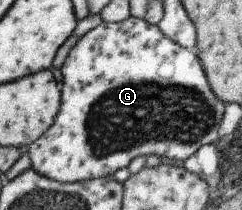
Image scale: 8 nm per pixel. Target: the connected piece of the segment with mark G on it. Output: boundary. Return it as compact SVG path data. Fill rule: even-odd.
M128 17L122 22L117 23L101 22L99 26L95 26L95 28L89 30L89 32L83 34L78 39L60 68L61 78L63 80L61 80L61 106L59 106L59 112L53 118L51 126L37 140L33 140L24 149L27 158L29 158L30 168L33 168L33 172L37 172L37 174L41 174L41 176L45 176L49 180L72 184L73 182L82 182L91 178L113 175L117 170L127 167L131 160L137 156L147 157L149 155L157 155L162 161L181 163L189 158L189 156L195 154L201 146L213 144L213 142L220 138L222 134L219 124L221 124L221 118L224 114L224 104L221 104L211 94L211 90L207 88L205 74L203 74L203 70L201 70L201 66L197 62L197 56L191 54L189 50L185 50L185 48L181 48L181 46L170 42L163 36L156 25L147 24L143 19Z

